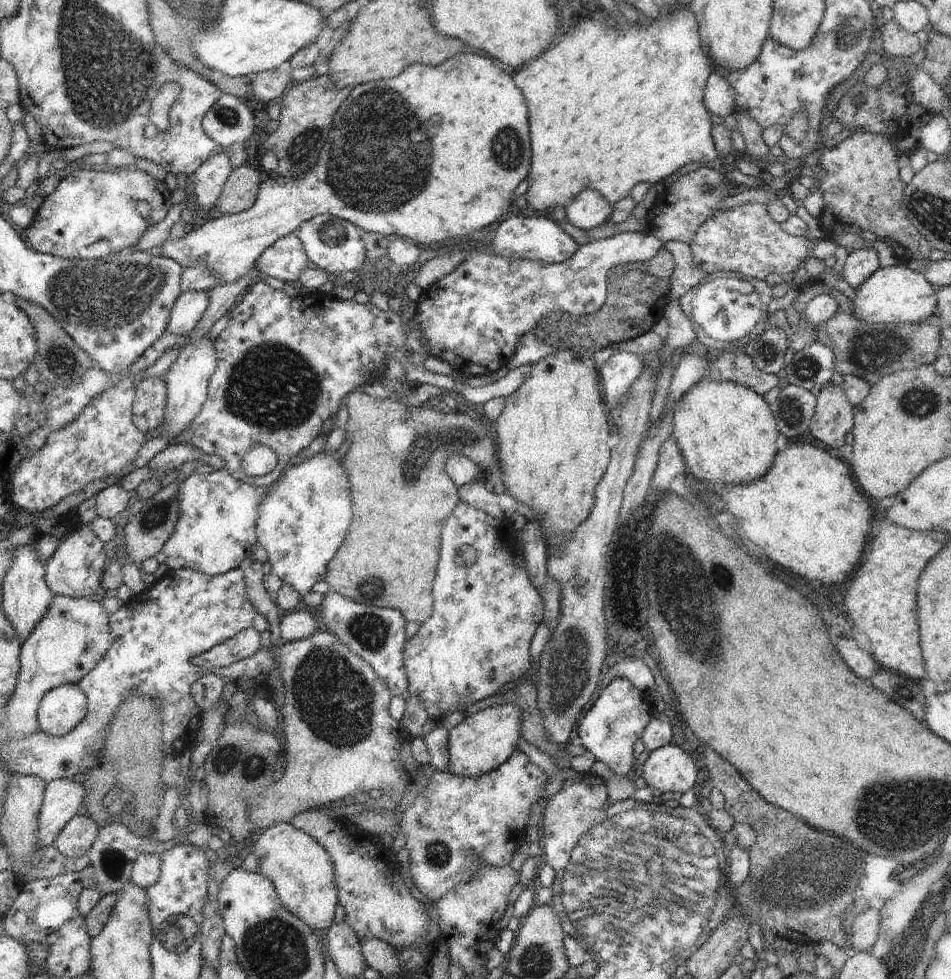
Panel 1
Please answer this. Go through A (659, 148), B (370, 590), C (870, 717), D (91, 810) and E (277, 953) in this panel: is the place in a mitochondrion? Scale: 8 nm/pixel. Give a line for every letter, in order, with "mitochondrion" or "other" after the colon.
A: other
B: mitochondrion
C: other
D: other
E: mitochondrion

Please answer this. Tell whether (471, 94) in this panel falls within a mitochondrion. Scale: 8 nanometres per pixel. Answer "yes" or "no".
no

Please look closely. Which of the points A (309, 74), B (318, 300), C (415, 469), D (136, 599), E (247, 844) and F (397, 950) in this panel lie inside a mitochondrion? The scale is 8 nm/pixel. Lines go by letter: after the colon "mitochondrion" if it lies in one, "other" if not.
A: other
B: other
C: mitochondrion
D: other
E: other
F: other

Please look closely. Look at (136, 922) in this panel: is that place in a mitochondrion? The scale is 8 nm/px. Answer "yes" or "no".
yes

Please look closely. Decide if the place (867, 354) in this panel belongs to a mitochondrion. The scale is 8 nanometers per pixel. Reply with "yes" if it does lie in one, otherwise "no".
yes

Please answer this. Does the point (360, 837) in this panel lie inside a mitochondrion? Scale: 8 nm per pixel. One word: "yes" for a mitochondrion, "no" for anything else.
no

